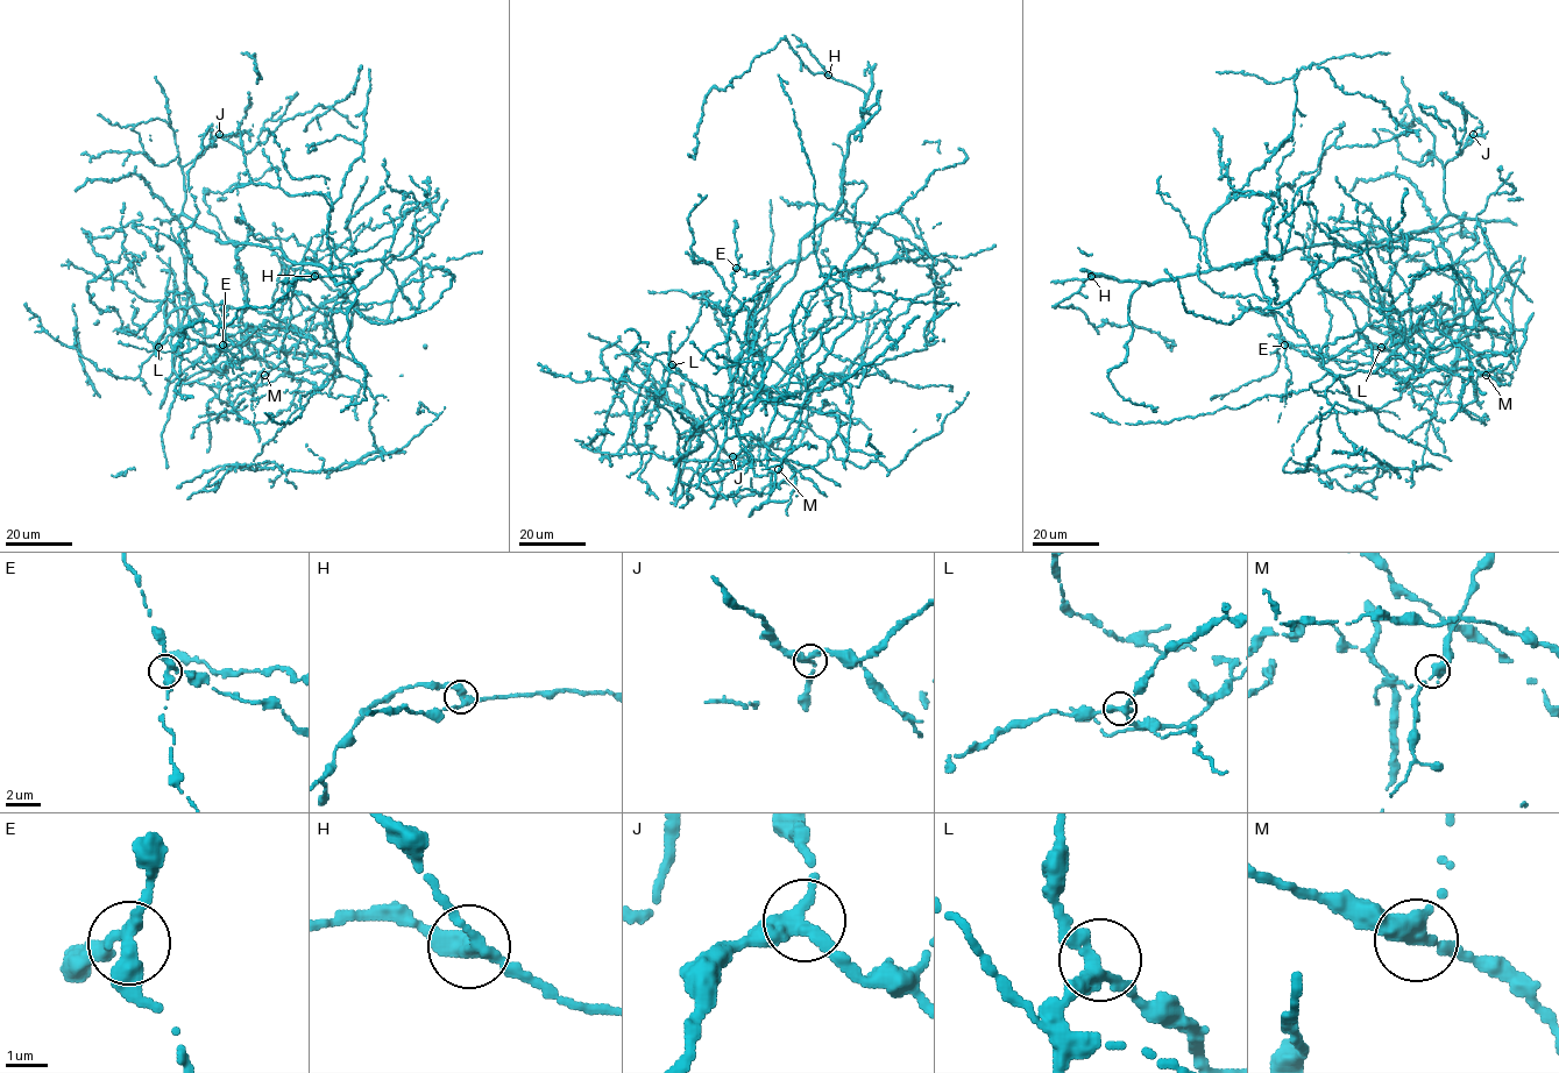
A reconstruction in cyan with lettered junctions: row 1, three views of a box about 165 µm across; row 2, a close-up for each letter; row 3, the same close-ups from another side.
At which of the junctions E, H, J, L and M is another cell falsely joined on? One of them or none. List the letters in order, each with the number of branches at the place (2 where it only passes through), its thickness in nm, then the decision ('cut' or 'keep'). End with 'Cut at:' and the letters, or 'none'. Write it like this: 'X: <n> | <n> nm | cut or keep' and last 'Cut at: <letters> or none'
E: 3 | 320 nm | cut
H: 3 | 340 nm | keep
J: 3 | 320 nm | keep
L: 3 | 320 nm | keep
M: 3 | 320 nm | keep
Cut at: E

